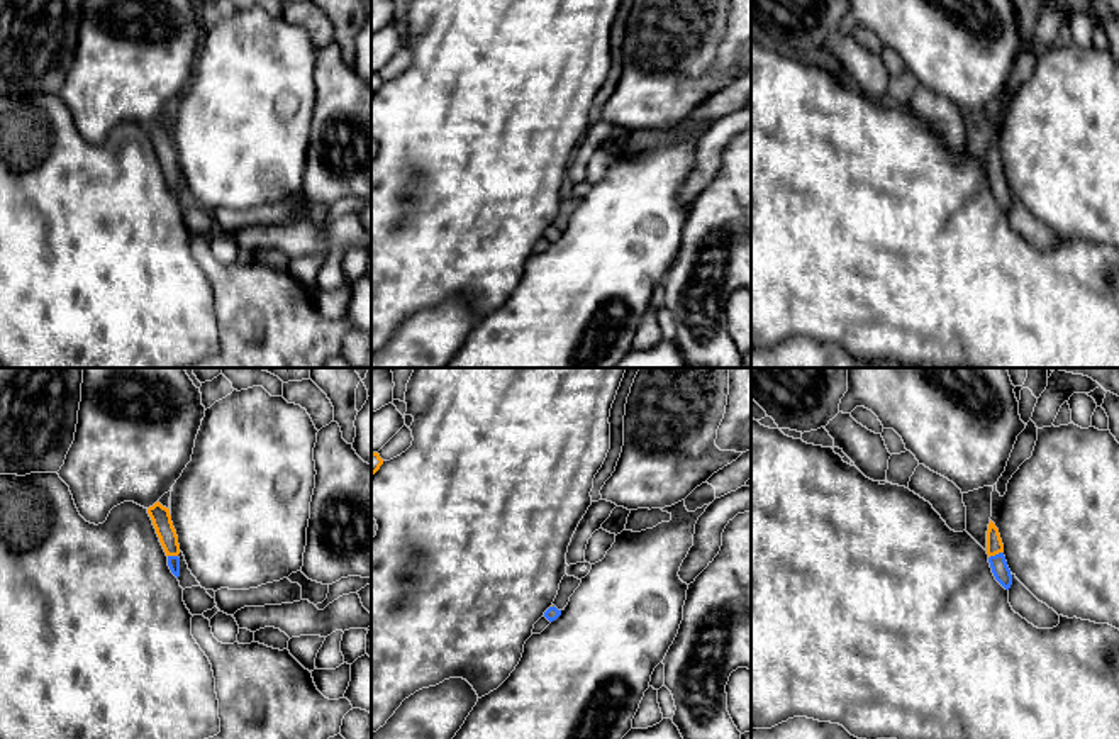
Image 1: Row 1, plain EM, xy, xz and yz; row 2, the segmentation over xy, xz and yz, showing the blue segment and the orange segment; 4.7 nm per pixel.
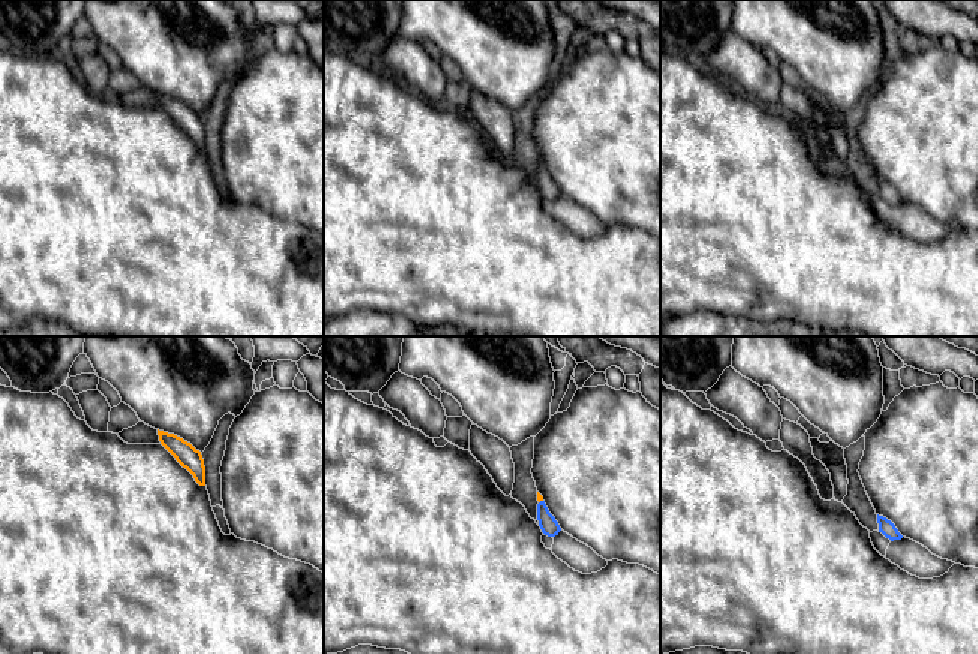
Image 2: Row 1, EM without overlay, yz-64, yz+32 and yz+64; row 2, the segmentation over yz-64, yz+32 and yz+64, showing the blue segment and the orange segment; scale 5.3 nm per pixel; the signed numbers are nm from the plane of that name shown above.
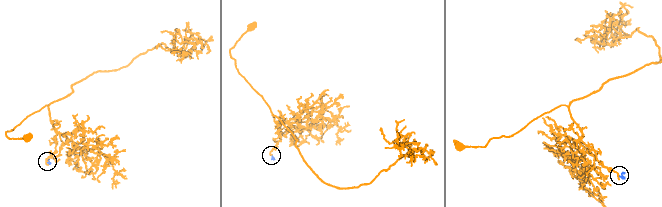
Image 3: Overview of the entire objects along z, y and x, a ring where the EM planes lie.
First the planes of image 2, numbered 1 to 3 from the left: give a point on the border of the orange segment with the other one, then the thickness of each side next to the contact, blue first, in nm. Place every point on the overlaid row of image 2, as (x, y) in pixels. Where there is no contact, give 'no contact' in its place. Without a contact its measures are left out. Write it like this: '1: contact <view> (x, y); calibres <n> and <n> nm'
1: no contact
2: contact yz+32 (540, 501); calibres 100 and 30 nm
3: no contact

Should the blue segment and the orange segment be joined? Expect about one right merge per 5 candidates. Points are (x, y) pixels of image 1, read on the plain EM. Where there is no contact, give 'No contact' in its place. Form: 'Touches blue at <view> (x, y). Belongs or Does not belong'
Touches blue at yz (996, 175). Belongs

